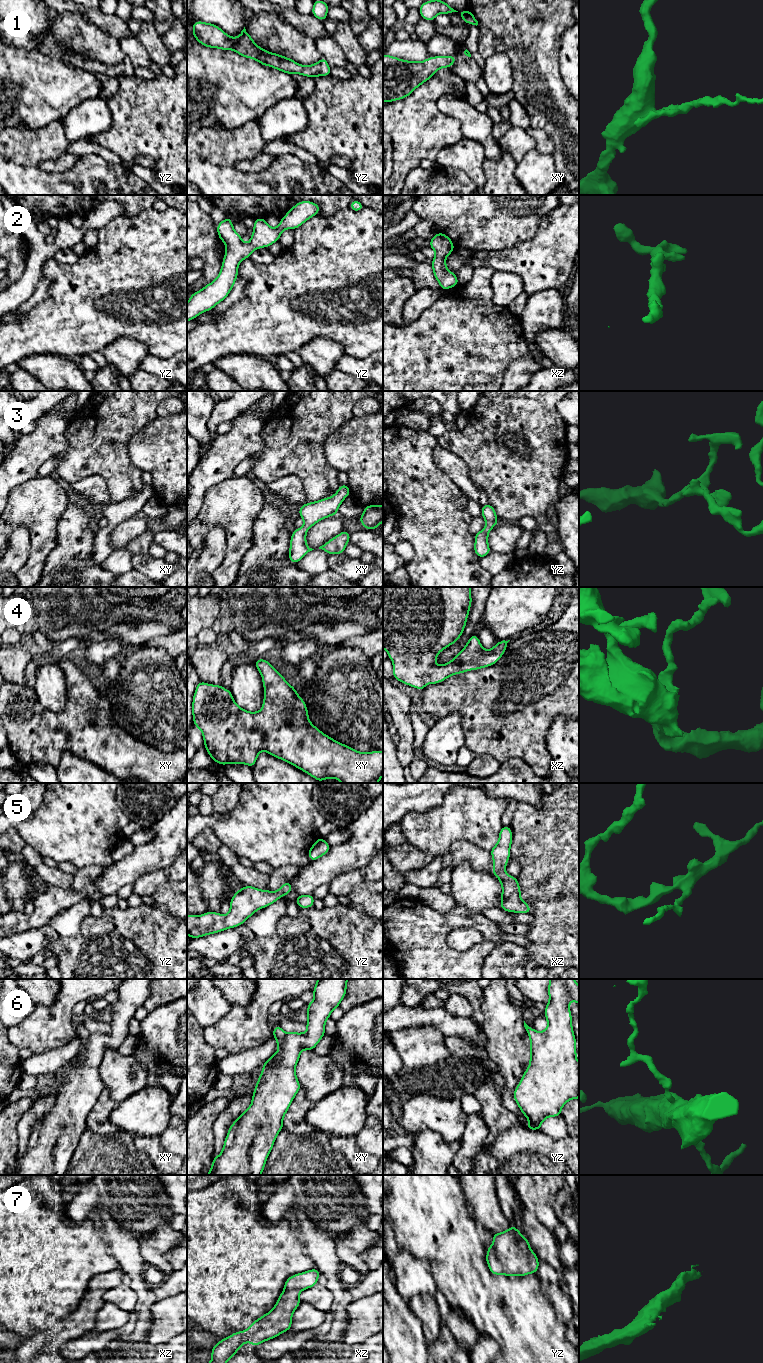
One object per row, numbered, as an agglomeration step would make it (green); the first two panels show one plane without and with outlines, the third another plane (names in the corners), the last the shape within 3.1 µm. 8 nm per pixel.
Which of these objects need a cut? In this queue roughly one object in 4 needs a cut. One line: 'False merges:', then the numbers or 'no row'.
False merges: no row

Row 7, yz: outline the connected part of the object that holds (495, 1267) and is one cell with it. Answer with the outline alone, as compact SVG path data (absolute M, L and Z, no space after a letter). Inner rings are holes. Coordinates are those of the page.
M512 1225L508 1230L493 1234L493 1244L488 1246L486 1262L493 1275L526 1276L536 1274L539 1267L537 1255L519 1230Z

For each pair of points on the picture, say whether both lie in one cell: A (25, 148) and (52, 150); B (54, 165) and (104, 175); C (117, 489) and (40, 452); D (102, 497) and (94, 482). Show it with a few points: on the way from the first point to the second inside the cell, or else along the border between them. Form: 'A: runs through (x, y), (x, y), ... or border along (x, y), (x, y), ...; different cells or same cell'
A: runs through (32, 148), (45, 148); same cell
B: border along (77, 157), (77, 160), (66, 170), (47, 171); different cells
C: border along (65, 435), (67, 448), (54, 456); different cells
D: runs through (98, 493), (94, 486); same cell

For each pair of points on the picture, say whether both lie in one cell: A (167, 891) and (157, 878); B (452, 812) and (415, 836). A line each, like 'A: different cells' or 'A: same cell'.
A: different cells
B: same cell

